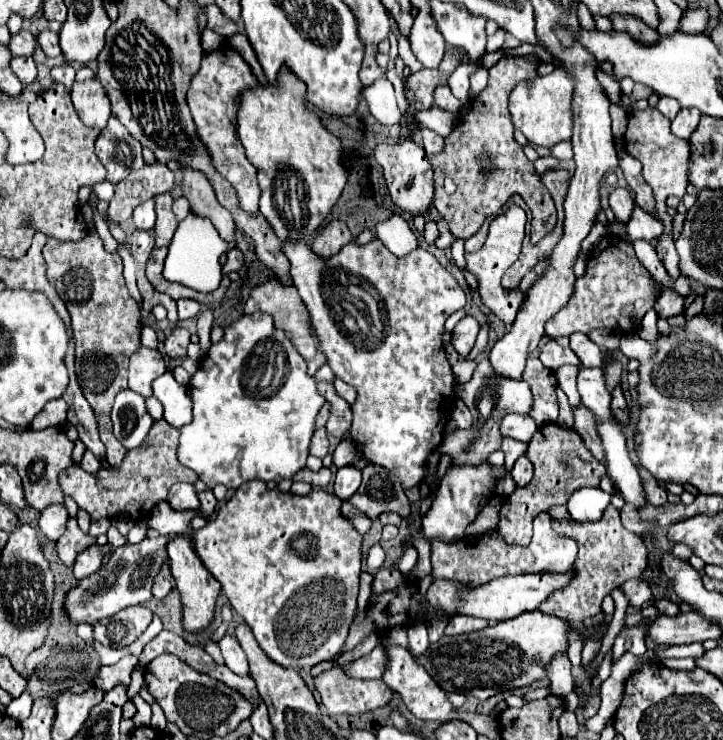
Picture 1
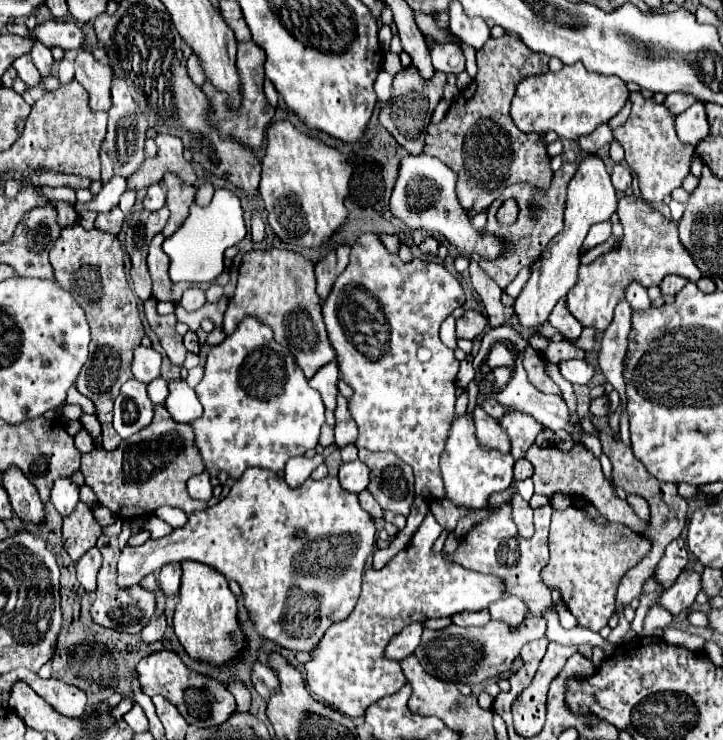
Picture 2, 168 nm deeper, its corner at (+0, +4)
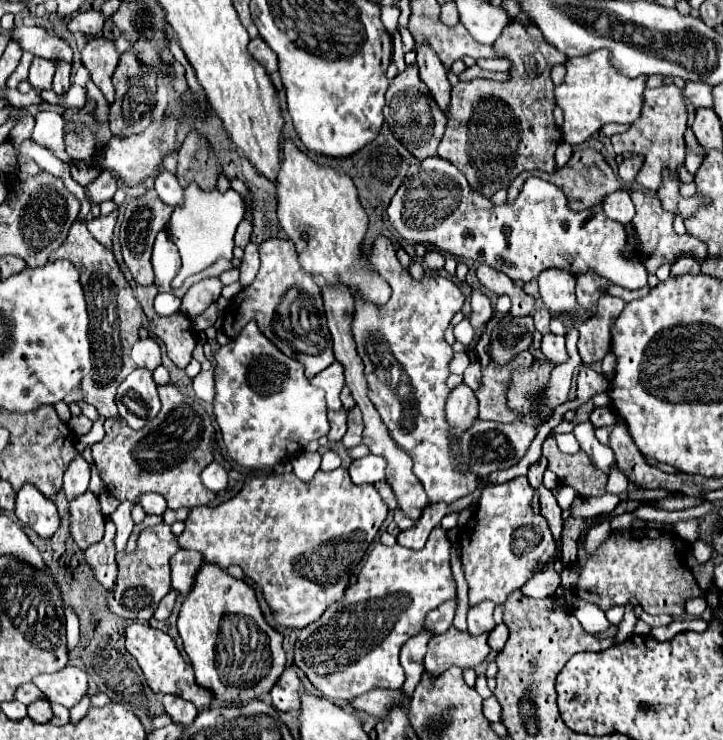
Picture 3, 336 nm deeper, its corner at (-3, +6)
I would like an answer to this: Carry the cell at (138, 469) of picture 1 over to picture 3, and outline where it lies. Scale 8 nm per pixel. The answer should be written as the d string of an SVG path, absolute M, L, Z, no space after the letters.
M173 384L159 386L159 398L161 412L141 430L131 430L123 420L107 418L103 422L105 438L91 444L93 462L101 480L119 502L129 500L137 504L143 494L155 492L167 500L167 508L171 510L211 504L215 494L199 478L201 470L213 462L209 446L215 440L215 428L211 418L197 400L187 398Z

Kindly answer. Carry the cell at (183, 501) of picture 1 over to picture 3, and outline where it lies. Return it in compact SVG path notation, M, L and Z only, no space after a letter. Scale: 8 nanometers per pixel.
M211 462L203 472L201 472L201 480L207 486L207 490L211 492L221 492L223 488L227 488L227 470L223 466L219 466L217 462Z

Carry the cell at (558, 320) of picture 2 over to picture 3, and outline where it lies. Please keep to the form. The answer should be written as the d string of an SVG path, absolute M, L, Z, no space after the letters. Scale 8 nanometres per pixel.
M543 270L539 274L539 294L551 312L575 312L575 276L565 270Z

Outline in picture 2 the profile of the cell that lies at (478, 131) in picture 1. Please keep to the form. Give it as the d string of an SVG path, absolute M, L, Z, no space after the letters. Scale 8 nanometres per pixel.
M504 34L500 38L490 38L484 48L478 50L476 60L478 74L474 82L460 92L442 122L428 126L424 148L426 154L436 156L458 174L456 192L460 204L472 214L488 208L510 184L530 182L534 188L548 188L552 180L544 134L526 134L518 130L510 118L510 102L516 94L520 76L546 74L550 58L532 52L518 36Z

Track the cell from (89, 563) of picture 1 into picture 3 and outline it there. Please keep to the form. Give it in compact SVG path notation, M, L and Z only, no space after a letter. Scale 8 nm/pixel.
M107 522L105 524L103 540L93 544L93 546L89 546L85 550L85 560L87 560L89 568L95 574L95 580L105 590L111 590L115 586L115 580L117 580L117 564L115 564L113 538L115 538L115 526L113 526L113 522Z

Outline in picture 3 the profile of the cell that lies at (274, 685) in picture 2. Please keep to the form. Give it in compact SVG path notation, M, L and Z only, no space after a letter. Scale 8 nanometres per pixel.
M285 668L279 682L271 688L269 696L273 700L273 706L281 712L287 710L299 710L301 702L299 702L299 690L301 690L301 680L295 674L295 670Z

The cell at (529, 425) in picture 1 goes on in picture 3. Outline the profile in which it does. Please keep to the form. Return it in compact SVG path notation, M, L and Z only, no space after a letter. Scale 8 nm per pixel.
M469 352L469 358L471 358L471 364L469 364L469 368L465 370L463 378L465 378L465 384L467 384L473 392L477 392L477 390L481 388L481 366L479 366L479 362L475 360L473 352Z

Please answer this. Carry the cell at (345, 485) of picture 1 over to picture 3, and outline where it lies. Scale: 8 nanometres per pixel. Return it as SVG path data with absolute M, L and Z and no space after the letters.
M369 454L361 460L353 460L353 464L349 466L349 476L355 484L373 484L385 478L385 460L381 456Z

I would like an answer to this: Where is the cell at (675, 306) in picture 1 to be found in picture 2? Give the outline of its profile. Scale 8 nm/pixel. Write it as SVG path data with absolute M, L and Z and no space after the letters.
M668 274L660 284L662 296L676 296L684 284L688 284L688 278L684 278L680 274Z

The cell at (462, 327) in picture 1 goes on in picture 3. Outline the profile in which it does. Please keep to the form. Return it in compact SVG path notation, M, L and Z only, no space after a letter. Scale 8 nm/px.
M473 290L473 296L471 296L471 316L469 316L469 322L475 330L479 330L481 326L485 326L491 318L493 318L493 306L491 306L491 300L481 294L479 290Z

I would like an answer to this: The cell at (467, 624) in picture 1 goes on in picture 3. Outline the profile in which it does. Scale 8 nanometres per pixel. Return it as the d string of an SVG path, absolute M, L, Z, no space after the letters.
M481 602L481 604L477 604L477 606L473 606L473 608L469 610L467 624L469 624L469 632L471 632L473 636L483 634L483 632L495 628L493 610L495 610L495 602Z

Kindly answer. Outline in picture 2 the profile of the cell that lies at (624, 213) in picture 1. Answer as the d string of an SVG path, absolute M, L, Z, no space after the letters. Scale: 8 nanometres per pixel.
M614 164L610 176L612 176L612 184L616 190L624 192L632 186L633 176L624 164Z

